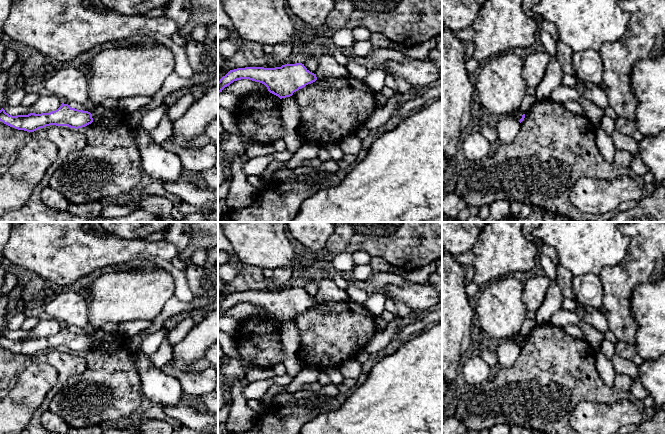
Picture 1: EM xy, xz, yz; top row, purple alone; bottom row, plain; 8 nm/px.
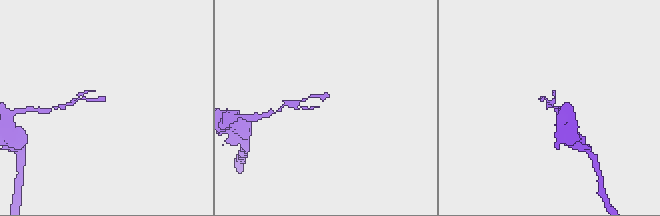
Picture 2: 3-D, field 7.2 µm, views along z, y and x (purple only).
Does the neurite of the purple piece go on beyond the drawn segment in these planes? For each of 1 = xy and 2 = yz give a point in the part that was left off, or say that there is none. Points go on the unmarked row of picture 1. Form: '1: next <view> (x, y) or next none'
1: next none
2: next none

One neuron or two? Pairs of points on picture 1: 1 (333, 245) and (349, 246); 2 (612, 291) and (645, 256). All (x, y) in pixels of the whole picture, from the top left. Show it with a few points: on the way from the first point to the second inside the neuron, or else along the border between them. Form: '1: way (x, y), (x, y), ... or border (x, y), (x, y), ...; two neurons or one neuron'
1: way (337, 245), (345, 245); one neuron
2: way (621, 282), (638, 265); one neuron

